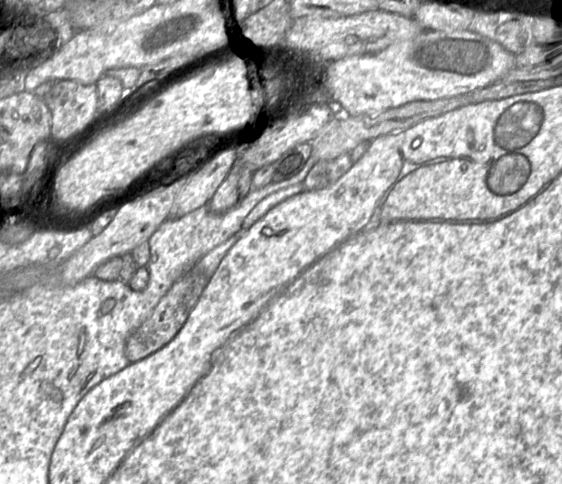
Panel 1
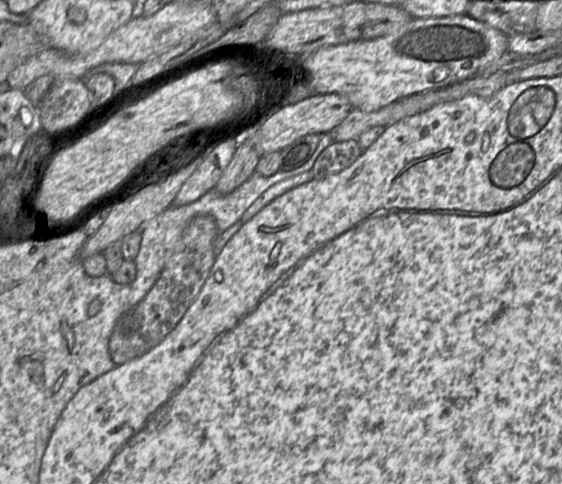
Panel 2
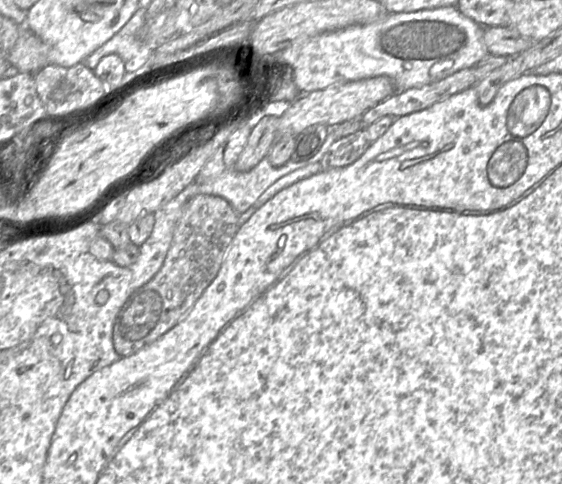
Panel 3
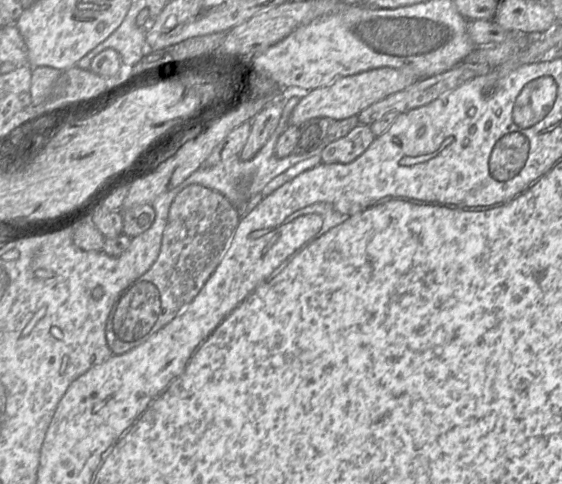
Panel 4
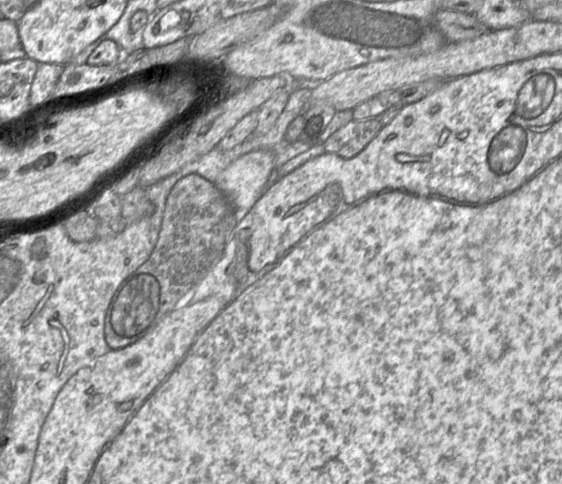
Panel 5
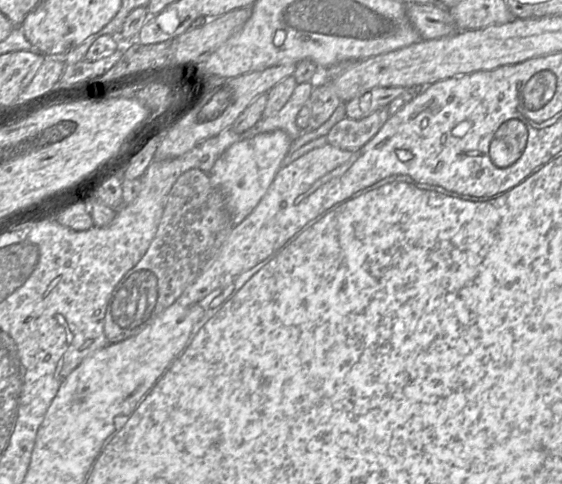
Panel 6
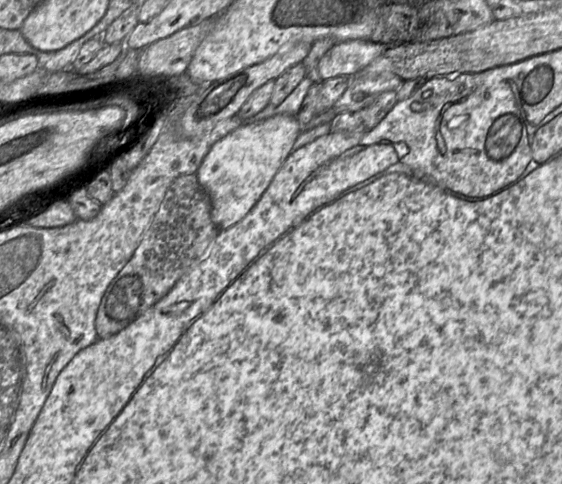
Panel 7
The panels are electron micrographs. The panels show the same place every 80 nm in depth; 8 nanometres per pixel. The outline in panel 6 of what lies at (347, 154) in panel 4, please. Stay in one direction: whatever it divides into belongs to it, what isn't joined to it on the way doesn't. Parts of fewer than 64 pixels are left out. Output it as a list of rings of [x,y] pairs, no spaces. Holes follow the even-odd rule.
[[[388,106],[360,120],[345,117],[329,131],[327,144],[346,151],[359,150],[379,132],[389,117]]]

